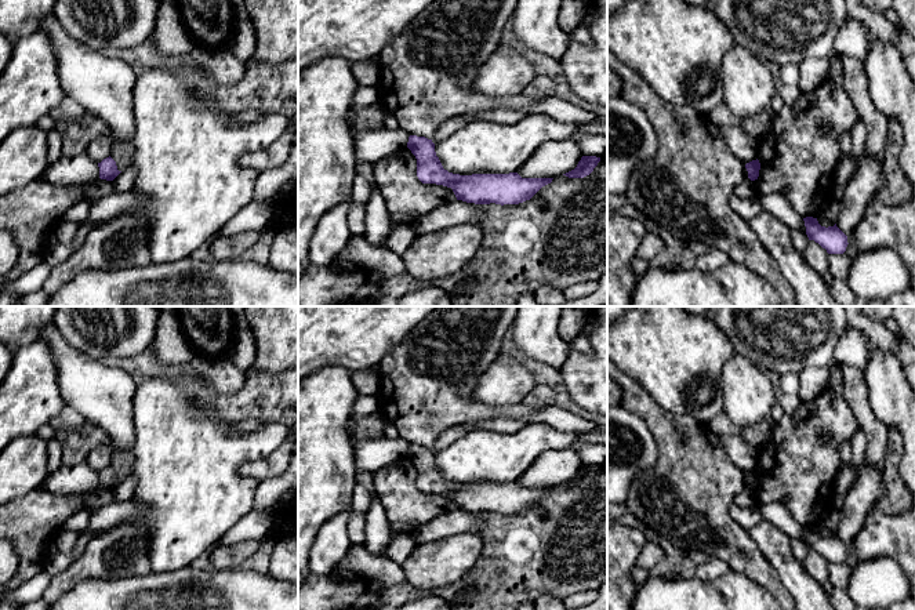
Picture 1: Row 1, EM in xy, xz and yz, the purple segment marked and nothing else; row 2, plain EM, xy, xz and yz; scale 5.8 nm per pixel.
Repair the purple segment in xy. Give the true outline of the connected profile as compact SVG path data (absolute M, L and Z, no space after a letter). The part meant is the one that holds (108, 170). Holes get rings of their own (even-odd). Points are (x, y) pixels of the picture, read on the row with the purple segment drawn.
M109 156L98 163L99 178L113 181L121 171L117 170L116 161Z

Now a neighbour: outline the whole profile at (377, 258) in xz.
M352 236L337 258L349 259L371 272L378 272L384 279L407 273L402 255L384 246L367 243L363 236Z

